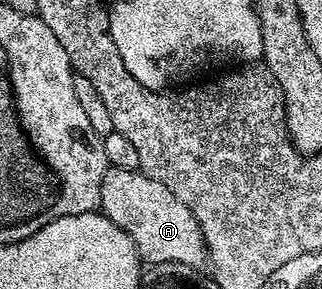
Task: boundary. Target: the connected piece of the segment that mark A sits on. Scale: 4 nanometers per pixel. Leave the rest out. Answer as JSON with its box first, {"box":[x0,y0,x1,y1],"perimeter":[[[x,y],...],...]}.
{"box":[101,167,208,269],"perimeter":[[[108,167],[101,182],[101,211],[129,234],[135,249],[148,265],[181,262],[190,268],[202,269],[208,263],[207,247],[189,206],[185,206],[173,190],[161,186],[161,182],[149,178],[141,170]]]}

